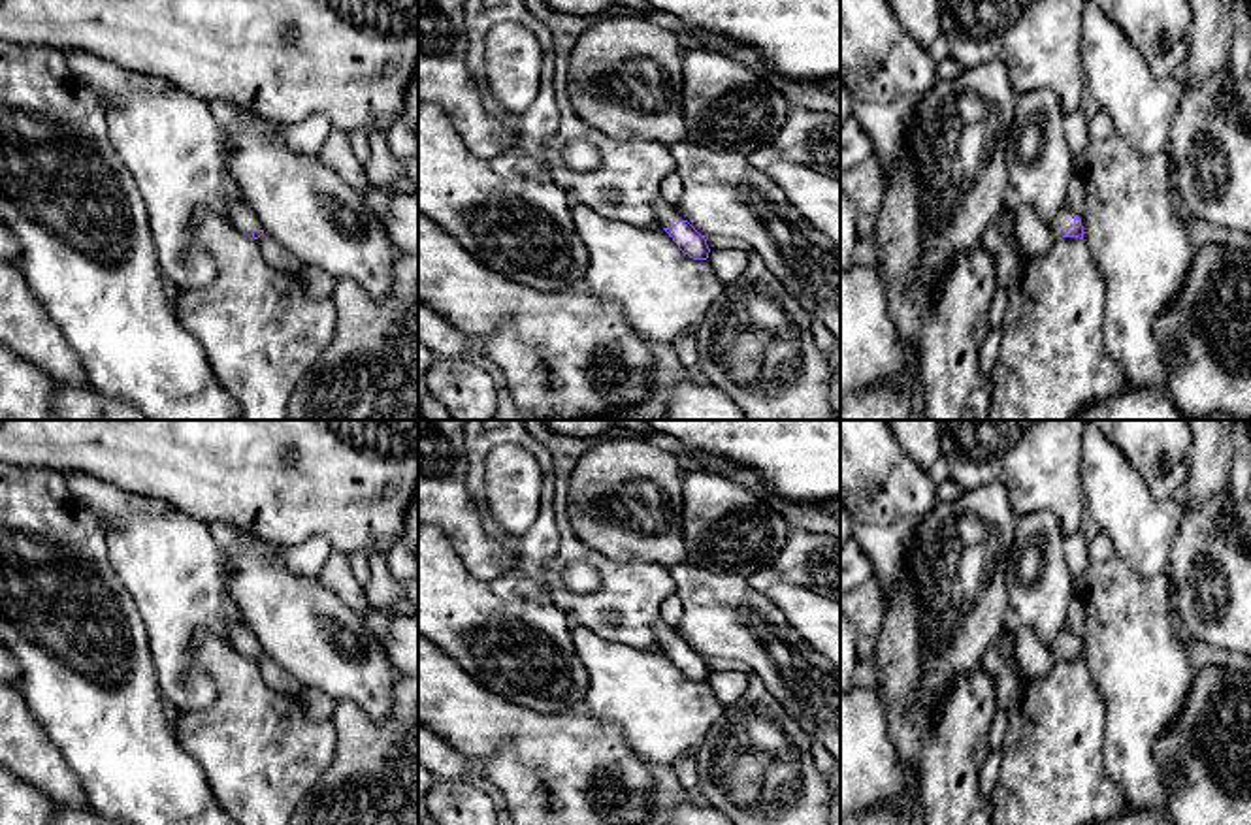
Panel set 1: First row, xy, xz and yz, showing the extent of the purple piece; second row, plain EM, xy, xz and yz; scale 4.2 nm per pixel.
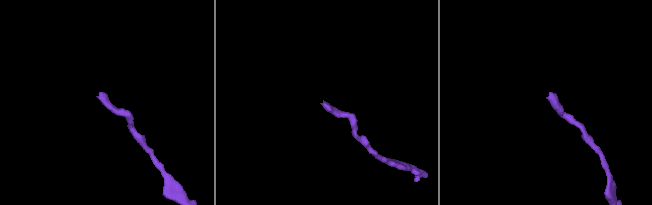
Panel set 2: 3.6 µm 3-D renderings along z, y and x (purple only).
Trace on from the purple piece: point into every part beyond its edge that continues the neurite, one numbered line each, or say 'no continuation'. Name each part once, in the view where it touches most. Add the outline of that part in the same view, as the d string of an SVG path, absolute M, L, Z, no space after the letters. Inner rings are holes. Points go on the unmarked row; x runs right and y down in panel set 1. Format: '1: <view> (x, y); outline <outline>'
1: yz (1063, 641); outline M1061 631L1049 644L1048 650L1057 657L1063 659L1066 650L1074 646L1074 637L1068 631Z

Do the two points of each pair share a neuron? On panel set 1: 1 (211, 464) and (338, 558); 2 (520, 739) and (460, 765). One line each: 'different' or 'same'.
1: different
2: different

